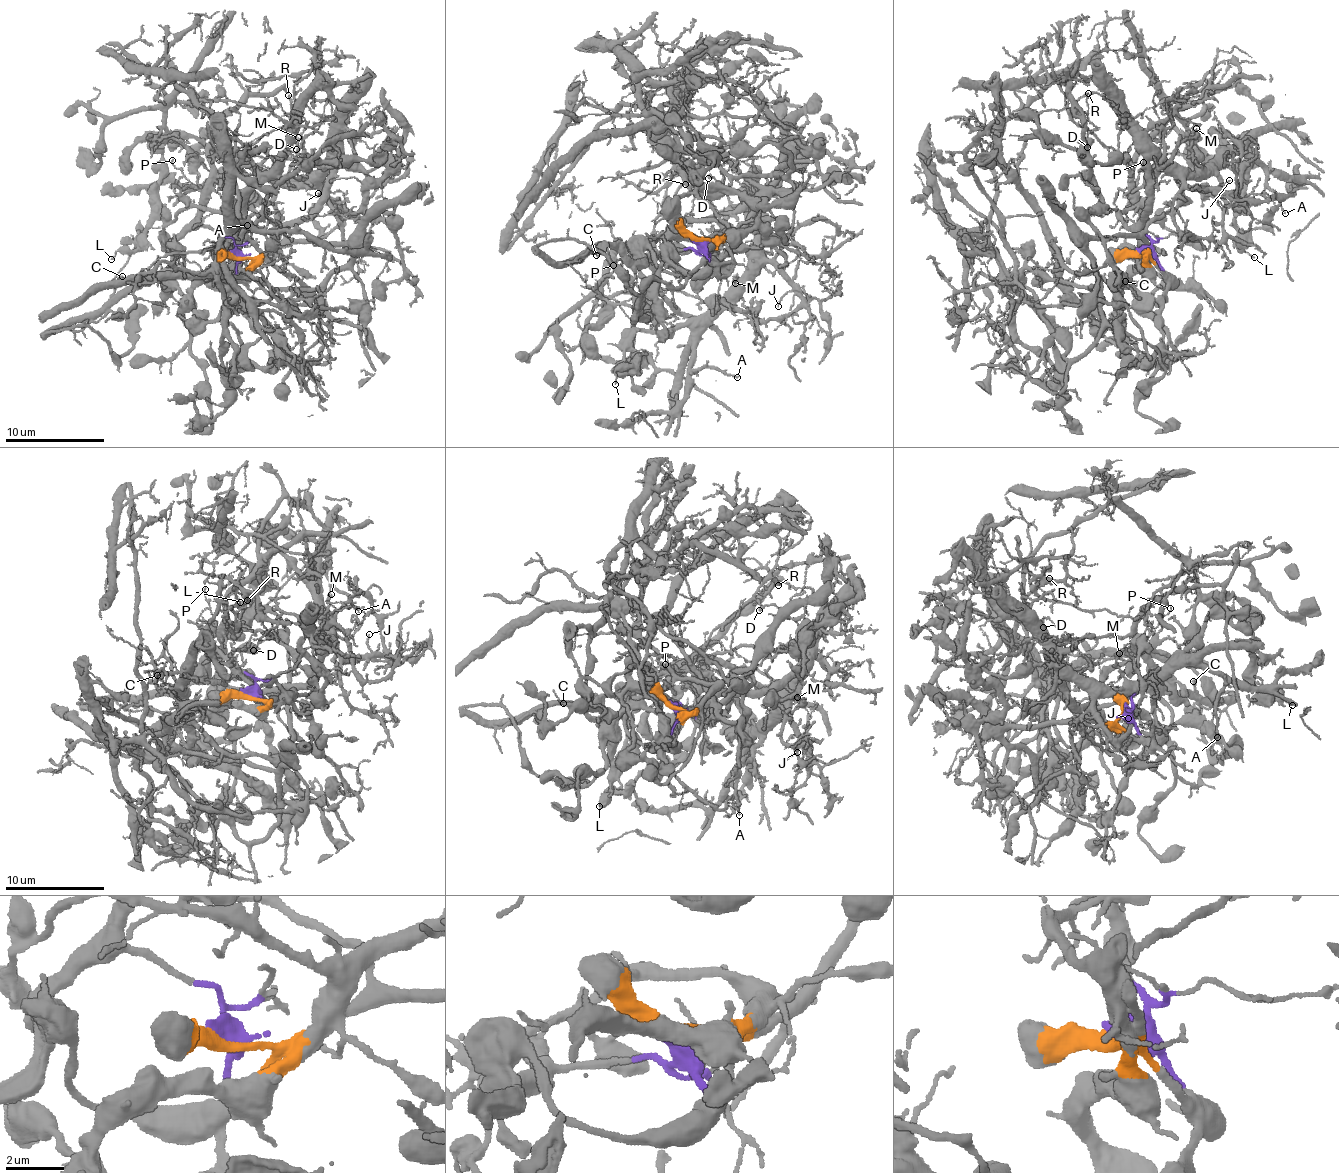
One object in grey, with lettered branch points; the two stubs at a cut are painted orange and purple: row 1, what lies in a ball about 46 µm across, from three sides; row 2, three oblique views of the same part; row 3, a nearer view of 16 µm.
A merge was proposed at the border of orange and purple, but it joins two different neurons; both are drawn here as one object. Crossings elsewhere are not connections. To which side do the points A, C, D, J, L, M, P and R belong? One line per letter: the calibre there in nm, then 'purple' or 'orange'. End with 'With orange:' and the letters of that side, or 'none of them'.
A: 120 nm thick; orange
C: 160 nm thick; purple
D: 190 nm thick; orange
J: 130 nm thick; orange
L: 120 nm thick; orange
M: 160 nm thick; orange
P: 120 nm thick; purple
R: 140 nm thick; purple
With orange: A, D, J, L, M

